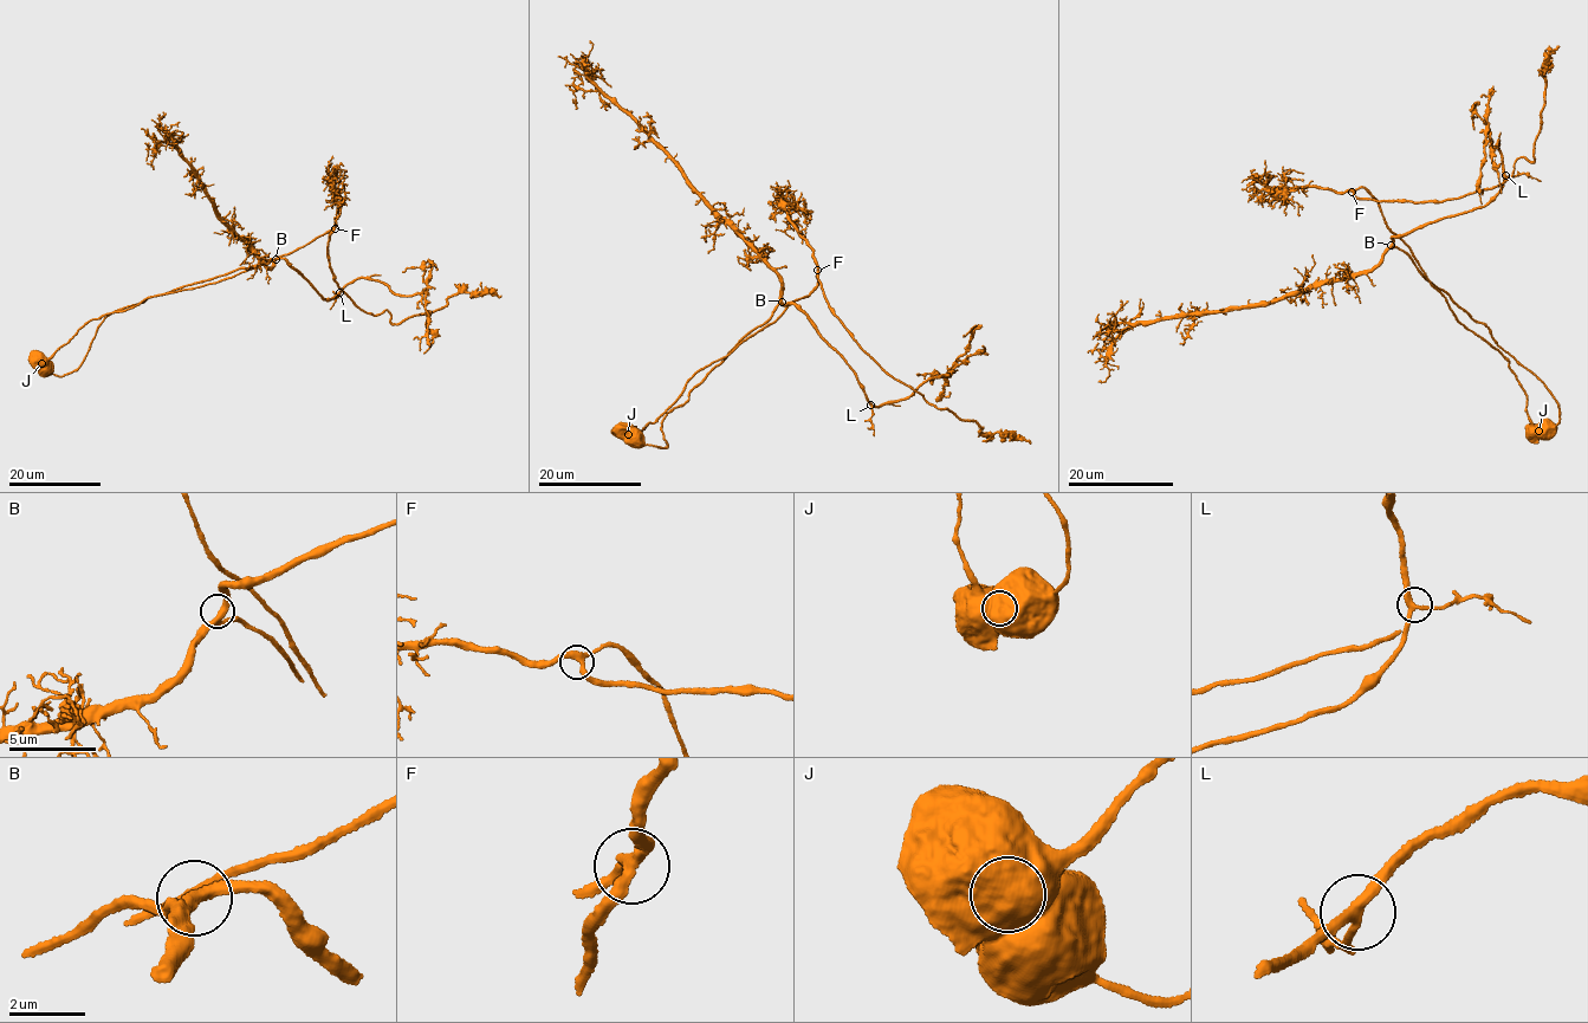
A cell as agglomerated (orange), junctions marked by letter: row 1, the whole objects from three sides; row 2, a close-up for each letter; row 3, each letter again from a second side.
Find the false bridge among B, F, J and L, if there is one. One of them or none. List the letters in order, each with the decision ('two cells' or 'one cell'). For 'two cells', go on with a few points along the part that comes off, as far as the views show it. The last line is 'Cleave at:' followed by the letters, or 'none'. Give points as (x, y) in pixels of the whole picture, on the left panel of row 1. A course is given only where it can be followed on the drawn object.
B: one cell
F: one cell
J: two cells | (41, 363), (92, 319), (334, 227), (329, 267), (363, 310), (397, 324), (459, 293), (500, 296)
L: one cell
Cleave at: J

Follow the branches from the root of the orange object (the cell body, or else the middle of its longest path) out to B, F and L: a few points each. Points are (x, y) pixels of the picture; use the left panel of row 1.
B: (44, 369), (45, 361), (92, 319), (177, 287), (276, 259)
F: (44, 369), (45, 361), (92, 319), (130, 308), (148, 297), (229, 278), (297, 250), (335, 228)
L: (44, 369), (45, 361), (92, 319), (265, 259), (286, 259), (323, 298), (339, 292)

